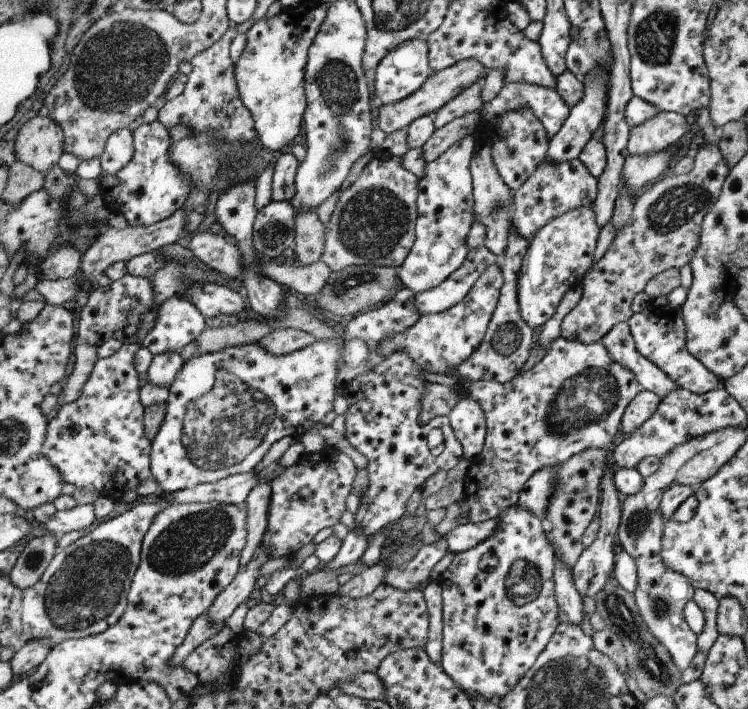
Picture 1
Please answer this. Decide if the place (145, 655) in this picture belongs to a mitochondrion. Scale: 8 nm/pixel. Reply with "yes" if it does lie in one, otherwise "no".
no

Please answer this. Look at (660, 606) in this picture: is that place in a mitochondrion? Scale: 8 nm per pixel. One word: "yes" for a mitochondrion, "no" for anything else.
yes

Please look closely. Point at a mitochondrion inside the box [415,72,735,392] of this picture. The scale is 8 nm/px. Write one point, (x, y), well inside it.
(675, 207)

